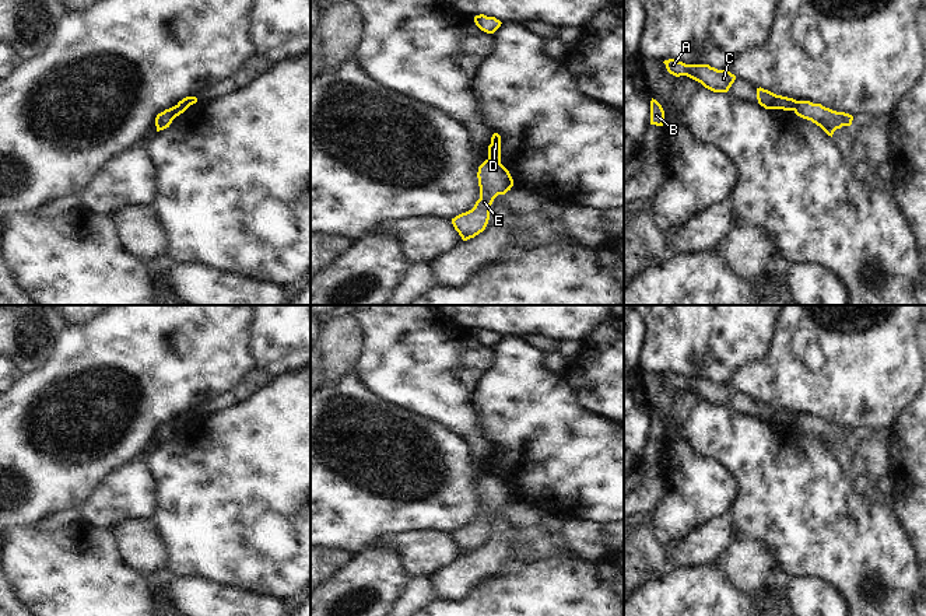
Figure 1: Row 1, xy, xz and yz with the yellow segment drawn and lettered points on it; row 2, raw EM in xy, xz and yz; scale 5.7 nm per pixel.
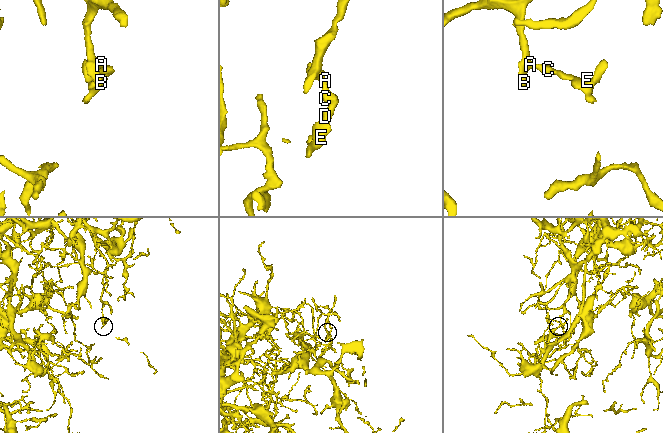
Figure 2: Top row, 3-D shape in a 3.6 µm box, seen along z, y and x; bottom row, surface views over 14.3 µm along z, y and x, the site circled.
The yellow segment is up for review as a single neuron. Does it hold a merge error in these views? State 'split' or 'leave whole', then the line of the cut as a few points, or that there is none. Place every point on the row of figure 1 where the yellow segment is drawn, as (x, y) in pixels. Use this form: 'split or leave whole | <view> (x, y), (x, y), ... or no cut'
split | xz (488, 157), (500, 164)

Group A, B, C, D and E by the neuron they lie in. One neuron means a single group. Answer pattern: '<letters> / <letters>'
A B C D / E

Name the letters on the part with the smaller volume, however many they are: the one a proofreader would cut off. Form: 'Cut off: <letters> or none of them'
Cut off: E.

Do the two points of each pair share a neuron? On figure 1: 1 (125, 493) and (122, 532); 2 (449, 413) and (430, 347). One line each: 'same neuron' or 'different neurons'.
1: different neurons
2: same neuron

